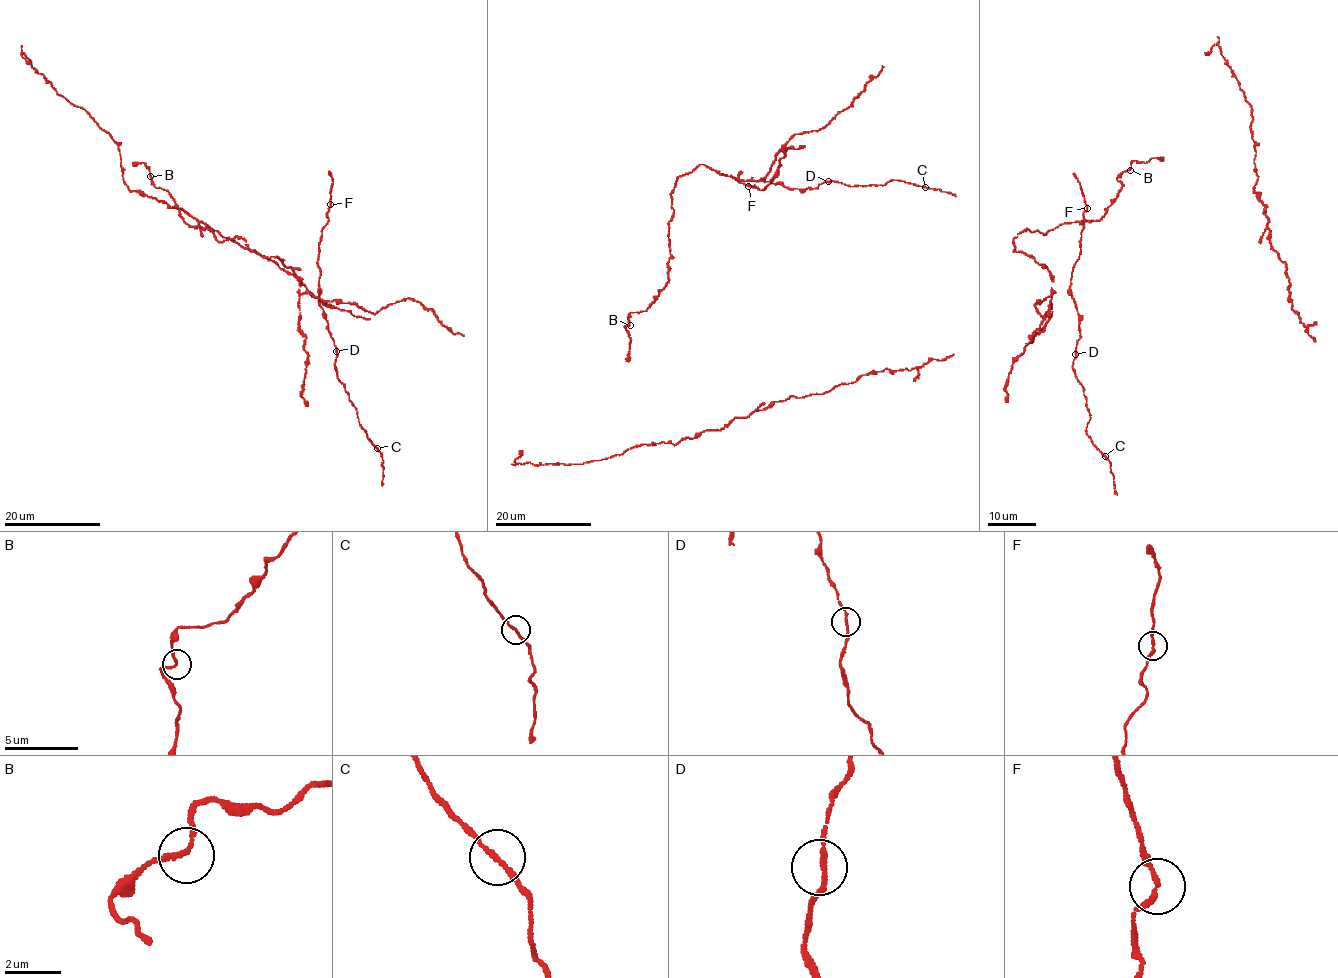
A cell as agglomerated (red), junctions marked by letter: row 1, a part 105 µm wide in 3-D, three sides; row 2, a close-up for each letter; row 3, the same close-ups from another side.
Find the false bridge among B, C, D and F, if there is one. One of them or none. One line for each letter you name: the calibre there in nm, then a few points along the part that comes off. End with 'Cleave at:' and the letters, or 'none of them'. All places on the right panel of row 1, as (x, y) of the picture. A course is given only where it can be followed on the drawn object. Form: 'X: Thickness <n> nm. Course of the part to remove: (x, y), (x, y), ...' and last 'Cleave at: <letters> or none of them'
Cleave at: none of them

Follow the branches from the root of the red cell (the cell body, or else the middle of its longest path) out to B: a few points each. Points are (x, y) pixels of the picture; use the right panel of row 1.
B: (1114, 201), (1123, 184), (1117, 178), (1130, 170)

